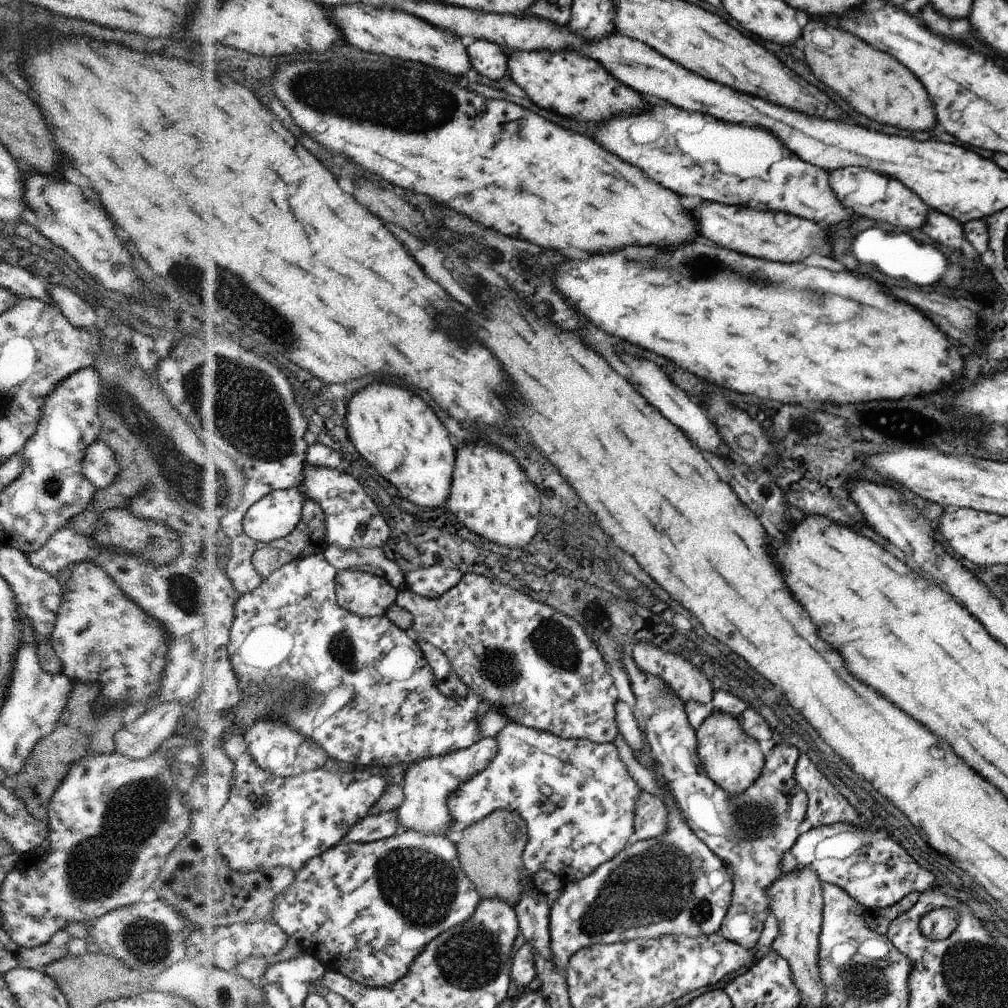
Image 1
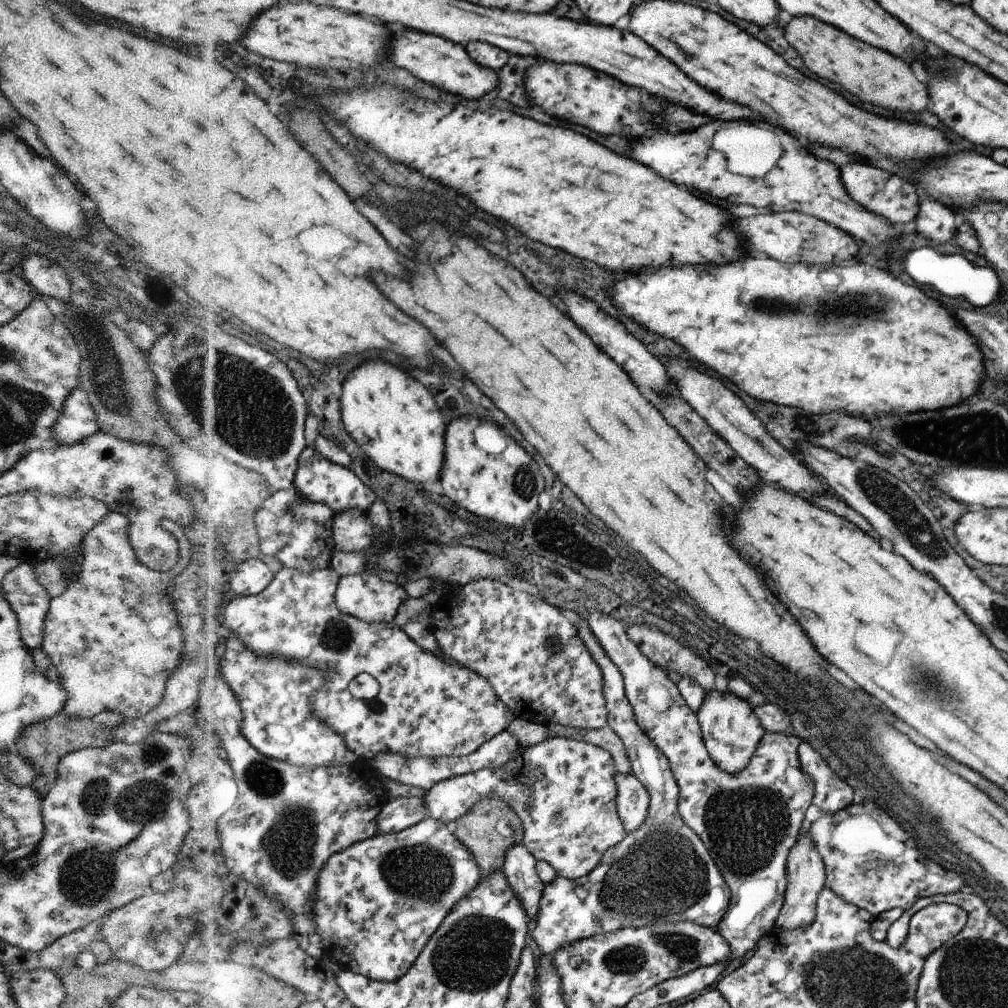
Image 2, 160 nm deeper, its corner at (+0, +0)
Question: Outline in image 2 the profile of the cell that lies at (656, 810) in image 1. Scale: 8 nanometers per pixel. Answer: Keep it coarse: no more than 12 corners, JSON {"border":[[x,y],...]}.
{"border":[[616,772],[618,813],[626,831],[642,826],[648,788],[632,773]]}

